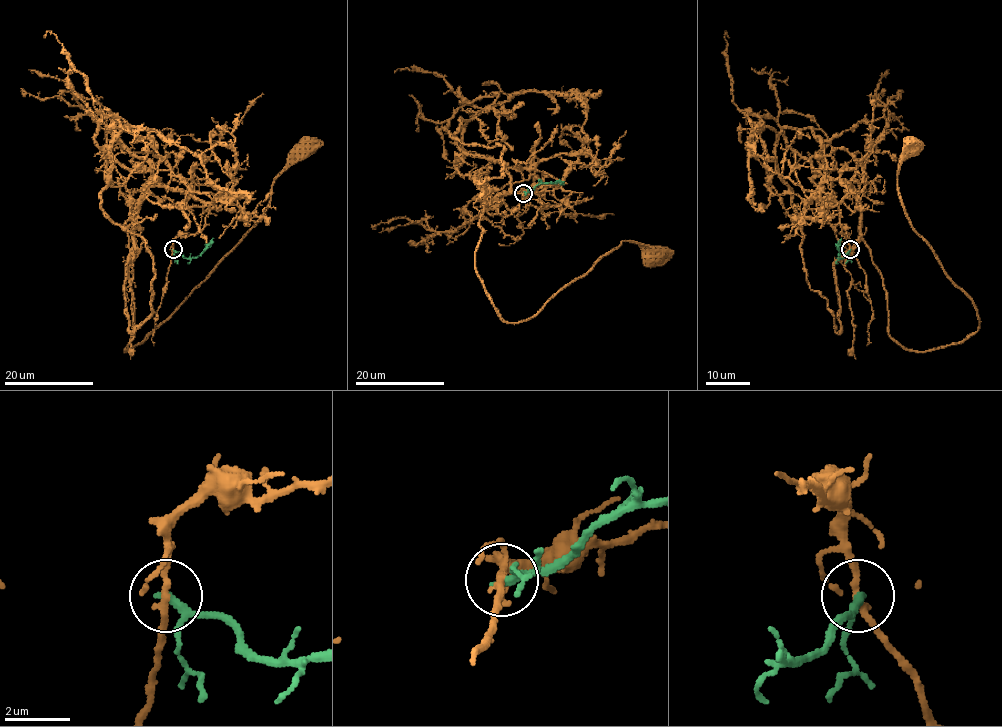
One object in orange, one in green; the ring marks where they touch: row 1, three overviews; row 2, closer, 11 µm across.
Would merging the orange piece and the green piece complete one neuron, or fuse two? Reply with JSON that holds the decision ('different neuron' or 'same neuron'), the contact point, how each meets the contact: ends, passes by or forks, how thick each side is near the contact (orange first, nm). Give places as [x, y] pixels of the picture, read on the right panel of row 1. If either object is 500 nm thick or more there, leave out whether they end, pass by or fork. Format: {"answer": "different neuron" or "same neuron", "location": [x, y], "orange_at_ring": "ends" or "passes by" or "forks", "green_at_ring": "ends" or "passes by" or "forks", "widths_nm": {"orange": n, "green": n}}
{"answer": "different neuron", "location": [850, 249], "orange_at_ring": "passes by", "green_at_ring": "passes by", "widths_nm": {"orange": 200, "green": 200}}

